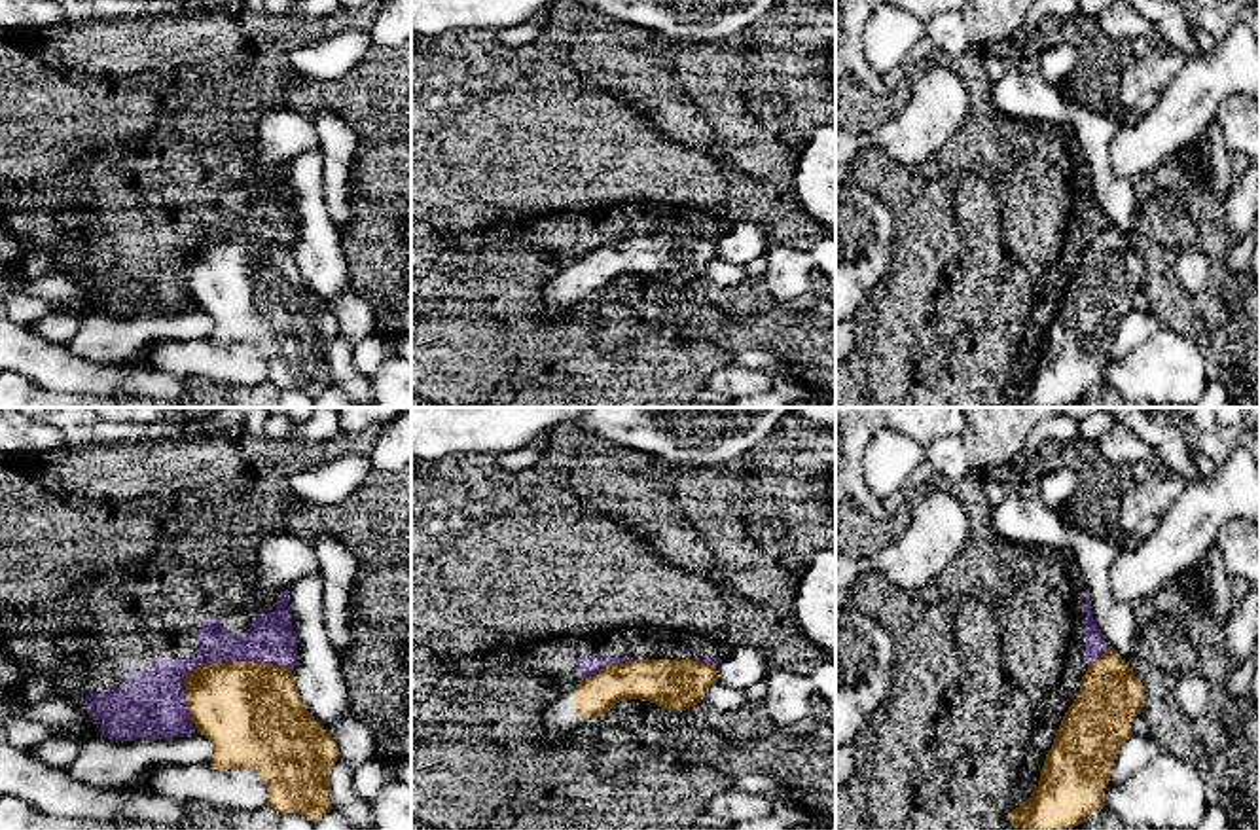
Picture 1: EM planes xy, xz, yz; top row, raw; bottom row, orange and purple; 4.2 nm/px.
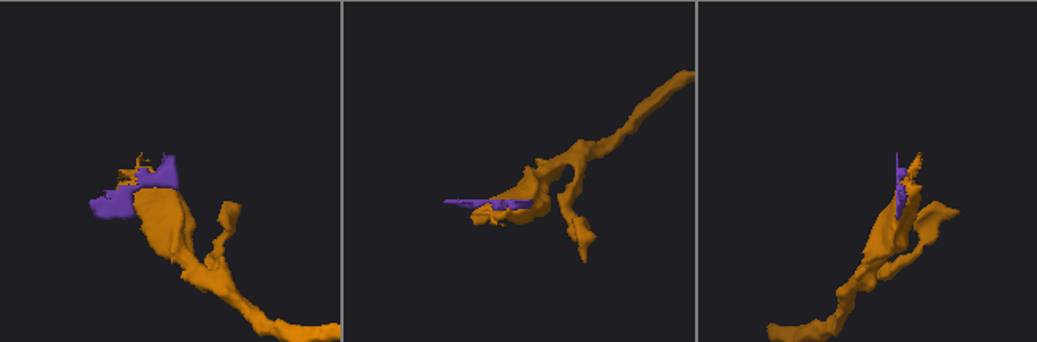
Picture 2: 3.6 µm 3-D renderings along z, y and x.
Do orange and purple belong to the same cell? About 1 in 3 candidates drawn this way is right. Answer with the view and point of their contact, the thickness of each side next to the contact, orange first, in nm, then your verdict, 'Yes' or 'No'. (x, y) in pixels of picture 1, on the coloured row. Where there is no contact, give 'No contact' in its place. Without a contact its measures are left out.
Touches orange at xy (218, 662). Thickness 420 nm (orange) against 200 nm. No

